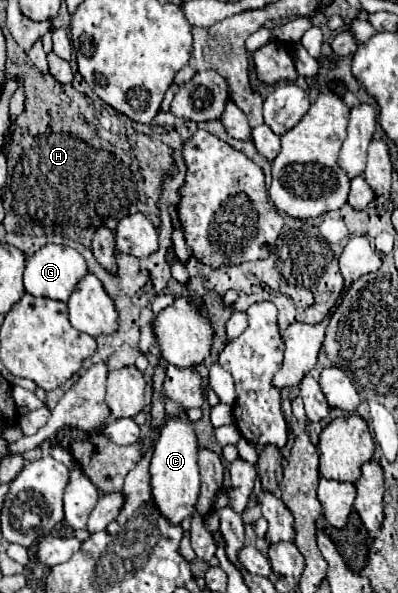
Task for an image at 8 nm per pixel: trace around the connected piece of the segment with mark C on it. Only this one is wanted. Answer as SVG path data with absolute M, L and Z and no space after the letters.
M169 399L165 403L165 411L169 415L167 423L161 429L159 441L153 447L153 459L149 467L151 475L151 493L159 513L173 525L181 525L183 519L193 515L197 497L199 497L199 467L197 467L197 437L193 433L191 423L183 409L179 409Z

